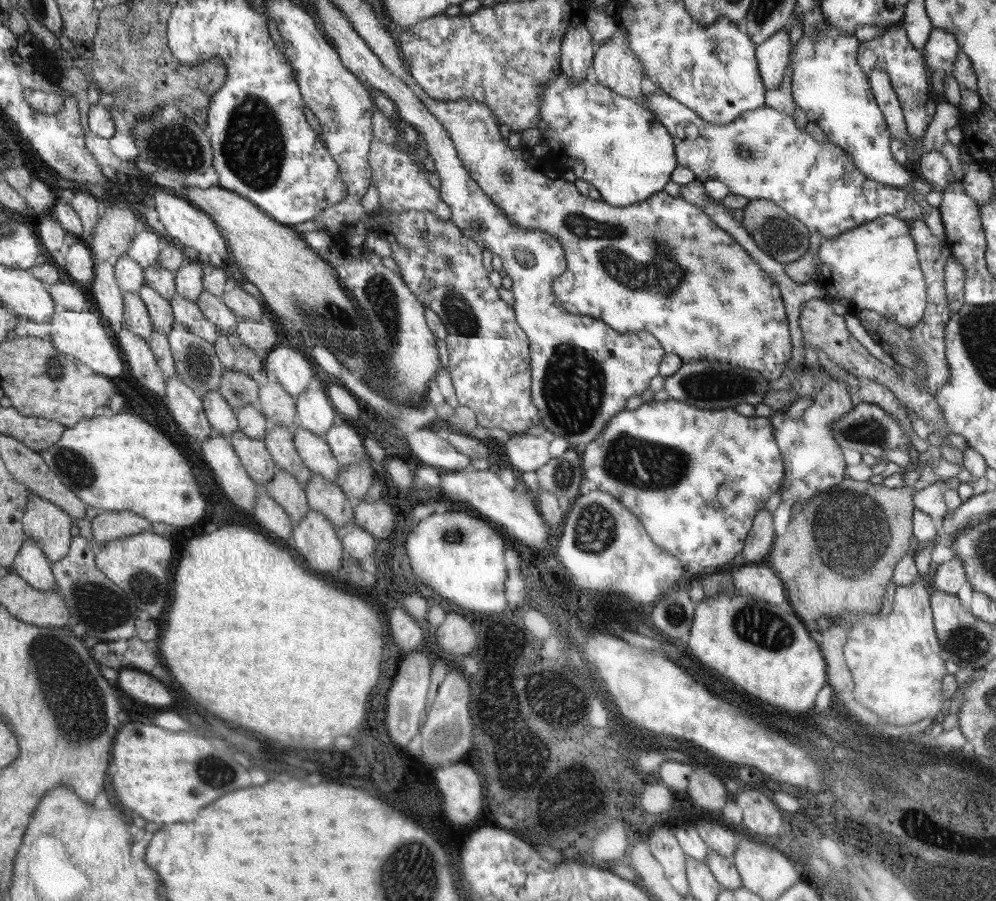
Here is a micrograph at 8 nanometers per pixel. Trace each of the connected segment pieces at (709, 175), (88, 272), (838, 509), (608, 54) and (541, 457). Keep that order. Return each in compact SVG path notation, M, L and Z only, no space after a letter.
M646 94L646 104L655 112L659 120L675 138L675 155L679 166L685 166L694 172L702 182L717 180L731 187L733 194L739 194L748 200L769 200L775 202L787 214L796 218L813 232L820 233L824 239L838 237L856 226L876 221L884 215L898 219L914 220L923 217L923 208L908 192L897 189L876 179L868 178L855 165L854 159L834 143L826 140L820 142L811 138L807 131L796 127L792 115L776 111L768 106L740 115L730 124L714 124L704 121L691 108L683 106L668 94Z
M78 238L78 242L70 246L64 257L58 257L66 274L79 287L92 284L95 278L95 259L87 238Z
M846 477L840 484L820 490L815 497L801 504L799 511L792 514L786 532L777 535L772 547L771 558L768 558L771 568L784 584L787 599L793 608L792 612L804 620L816 620L820 616L826 616L835 624L840 623L842 617L850 615L851 612L878 614L882 609L882 600L894 574L896 564L906 557L906 552L910 551L910 538L912 538L912 518L910 516L912 516L912 510L915 509L913 505L914 493L913 487L909 486L889 488L884 485L874 485L870 480L856 481Z
M619 28L617 33L603 42L593 56L592 76L604 87L624 98L641 101L643 93L639 79L646 76L643 63L631 50L626 30Z
M526 433L512 434L512 438L504 444L504 463L513 470L522 472L535 471L544 466L552 457L548 452L549 443L542 437Z

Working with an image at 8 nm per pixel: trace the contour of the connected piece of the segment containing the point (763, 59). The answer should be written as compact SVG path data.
M785 28L776 33L774 37L768 38L762 45L757 46L756 57L759 61L759 72L767 90L779 88L782 84L792 48L792 41Z

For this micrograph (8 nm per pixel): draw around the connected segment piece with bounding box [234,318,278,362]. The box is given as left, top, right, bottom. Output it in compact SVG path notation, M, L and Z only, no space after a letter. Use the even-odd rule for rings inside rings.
M244 318L239 321L237 324L237 328L234 330L235 333L243 340L243 343L250 347L250 350L253 350L258 354L258 357L264 362L267 354L274 349L275 344L278 342L277 330L272 327L272 325L268 325L268 321L261 319L260 322L257 320L248 320Z

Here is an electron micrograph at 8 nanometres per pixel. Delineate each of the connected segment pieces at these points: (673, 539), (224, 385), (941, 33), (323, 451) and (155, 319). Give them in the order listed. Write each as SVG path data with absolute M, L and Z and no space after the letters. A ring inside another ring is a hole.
M670 398L666 401L656 401L655 399L644 401L637 409L628 409L623 413L615 414L607 428L594 441L589 442L585 451L581 453L581 467L586 483L592 481L600 490L606 490L614 498L620 499L620 502L629 511L632 511L632 514L639 517L651 538L664 550L667 550L668 554L675 555L684 564L684 568L696 577L712 575L716 572L716 568L720 568L728 560L734 561L734 556L742 553L744 538L749 536L748 530L754 526L755 517L765 508L768 498L780 491L785 475L782 450L776 441L774 425L770 419L748 417L733 408L702 410L700 407L690 406L687 402Z
M225 370L221 376L218 391L233 408L258 404L259 387L257 380L243 372Z
M933 28L928 42L924 45L922 53L925 58L928 74L930 74L930 94L944 101L944 82L952 73L953 64L961 51L956 37L948 31Z
M298 426L294 432L294 441L298 453L313 474L323 476L328 482L337 480L341 467L324 438Z
M147 284L140 287L137 292L146 305L149 317L153 324L153 330L162 334L168 334L175 324L170 301L162 298L154 289Z

